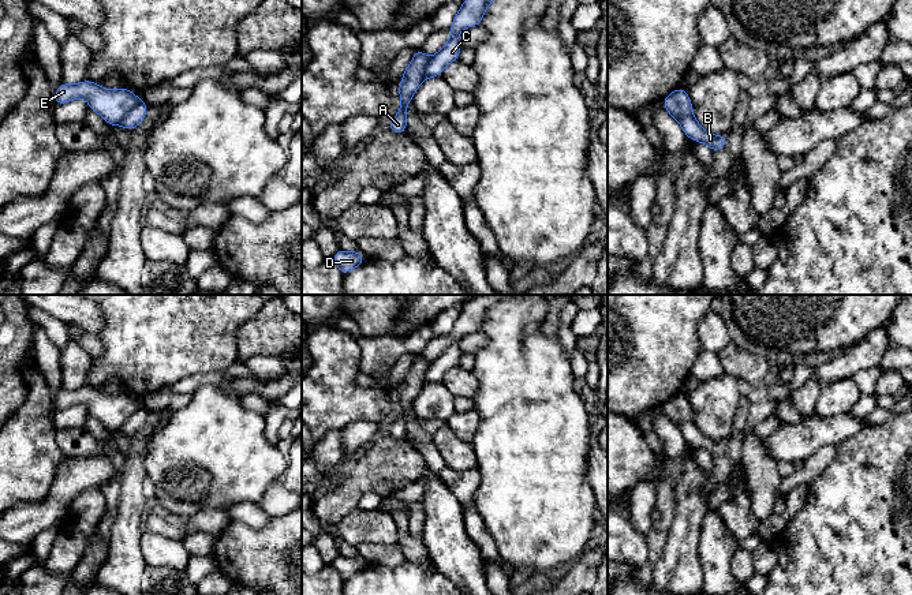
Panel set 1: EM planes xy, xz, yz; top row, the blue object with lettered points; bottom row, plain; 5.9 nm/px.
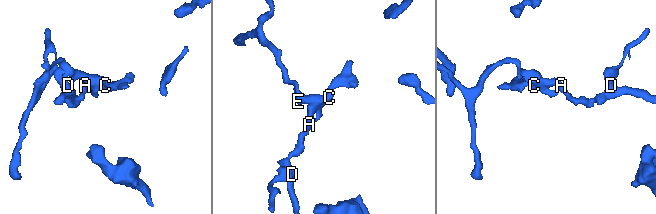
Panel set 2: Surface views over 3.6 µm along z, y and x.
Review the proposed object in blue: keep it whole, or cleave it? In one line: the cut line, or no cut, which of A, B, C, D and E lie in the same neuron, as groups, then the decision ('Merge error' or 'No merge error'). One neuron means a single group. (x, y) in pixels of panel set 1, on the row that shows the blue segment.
Split along xy (142, 101), (118, 123). Groups: A D E / B C. Merge error

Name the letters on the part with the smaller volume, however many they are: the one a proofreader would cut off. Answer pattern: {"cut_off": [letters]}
{"cut_off": ["B", "C"]}

